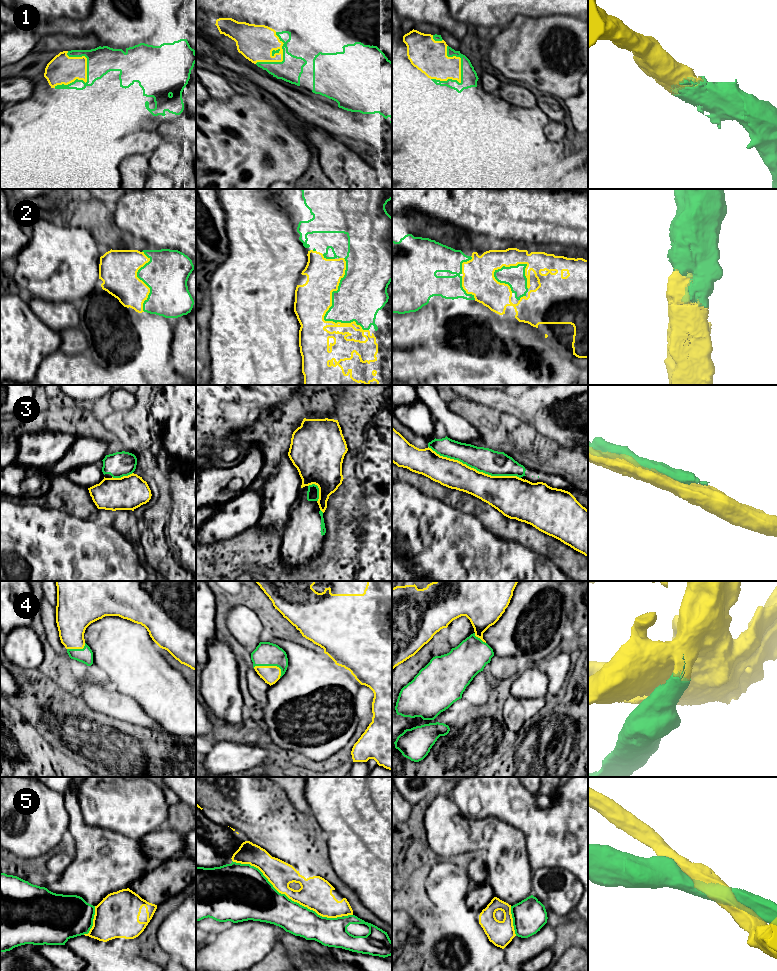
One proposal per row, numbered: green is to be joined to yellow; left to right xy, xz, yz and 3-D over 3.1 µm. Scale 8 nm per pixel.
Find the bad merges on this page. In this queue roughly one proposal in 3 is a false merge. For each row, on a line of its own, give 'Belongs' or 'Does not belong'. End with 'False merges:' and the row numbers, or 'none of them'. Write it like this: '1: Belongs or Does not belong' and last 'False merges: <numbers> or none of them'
1: Belongs
2: Belongs
3: Does not belong
4: Belongs
5: Does not belong
False merges: 3, 5

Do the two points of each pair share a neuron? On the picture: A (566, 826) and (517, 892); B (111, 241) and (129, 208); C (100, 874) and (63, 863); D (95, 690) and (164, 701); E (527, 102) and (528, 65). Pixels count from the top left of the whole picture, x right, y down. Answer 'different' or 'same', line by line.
A: different
B: different
C: different
D: different
E: different

